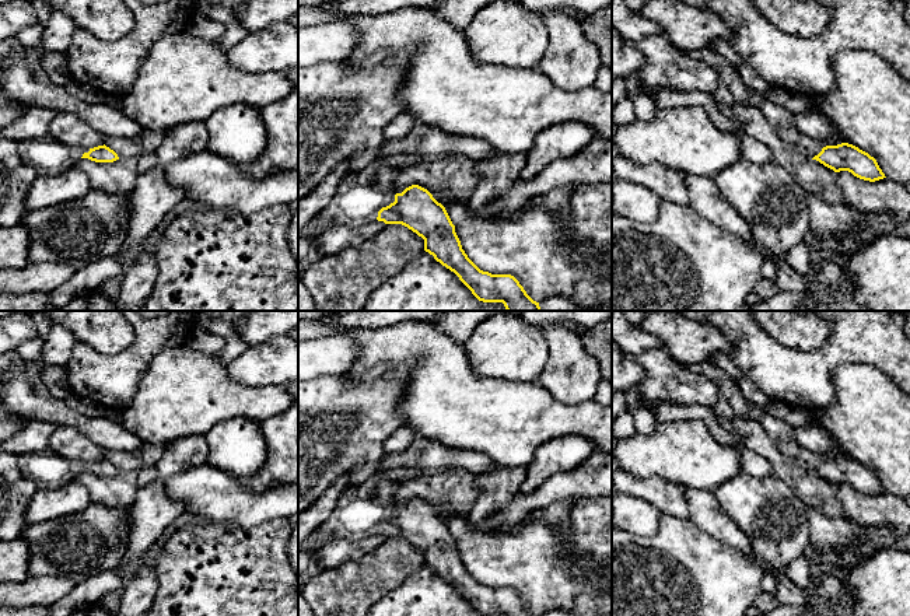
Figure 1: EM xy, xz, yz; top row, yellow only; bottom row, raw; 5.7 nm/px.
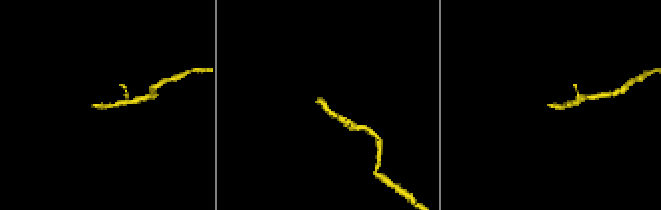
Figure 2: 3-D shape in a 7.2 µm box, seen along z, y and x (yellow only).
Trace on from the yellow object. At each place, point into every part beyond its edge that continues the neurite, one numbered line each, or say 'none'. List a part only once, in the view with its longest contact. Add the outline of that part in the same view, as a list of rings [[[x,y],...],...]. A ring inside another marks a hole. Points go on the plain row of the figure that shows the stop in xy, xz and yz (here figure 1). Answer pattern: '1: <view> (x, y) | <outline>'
1: xz (359, 511) | [[[386,479],[346,487],[323,526],[301,549],[319,552],[335,540],[360,540],[375,535],[378,525],[395,515],[399,487],[399,483]]]

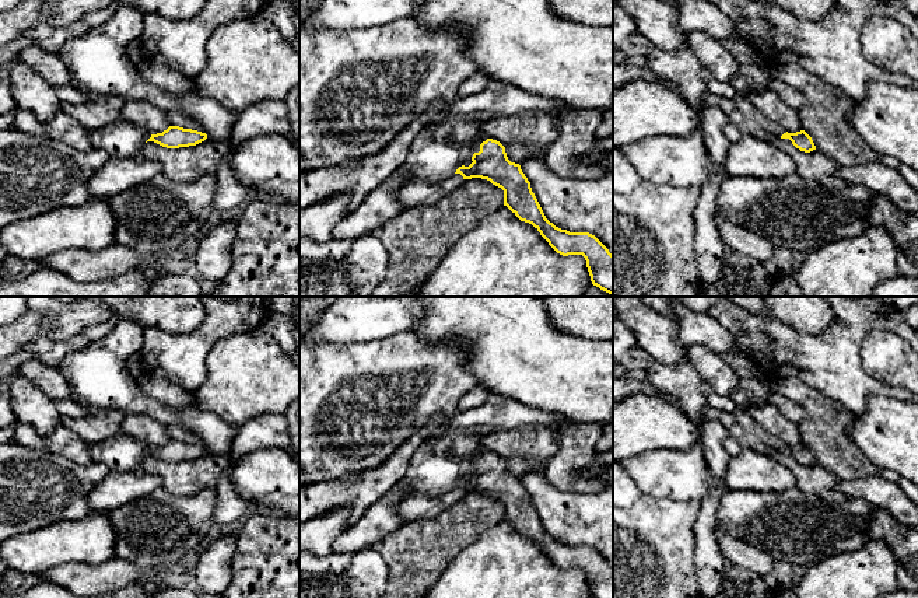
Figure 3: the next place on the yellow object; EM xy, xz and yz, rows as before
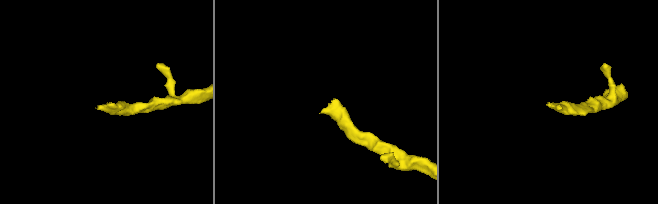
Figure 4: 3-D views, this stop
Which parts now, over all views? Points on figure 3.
1: xz (437, 467) | [[[476,426],[472,429],[477,429],[481,426]],[[453,430],[445,440],[444,438],[435,438],[428,437],[423,445],[416,451],[411,465],[407,469],[407,473],[404,479],[402,480],[409,489],[409,496],[421,493],[425,496],[441,496],[446,492],[452,492],[452,489],[456,486],[459,480],[462,480],[465,476],[470,475],[474,466],[480,465],[480,458],[486,454],[479,454],[479,440],[480,437],[476,434],[472,434],[470,430]]]

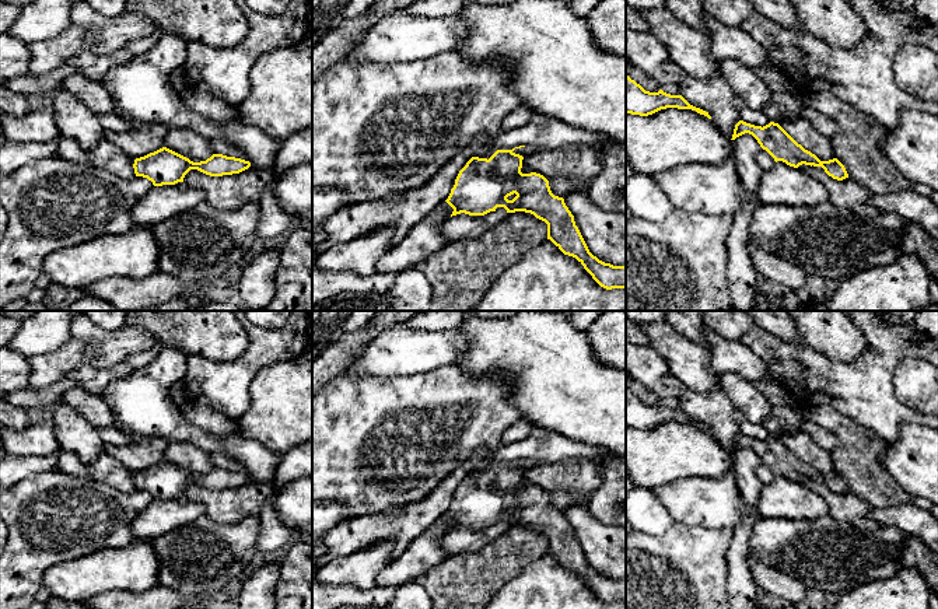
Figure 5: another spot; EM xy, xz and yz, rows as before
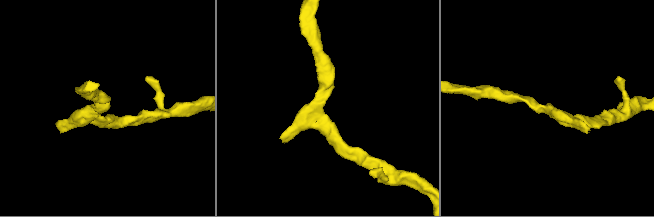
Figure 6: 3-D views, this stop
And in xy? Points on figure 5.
none

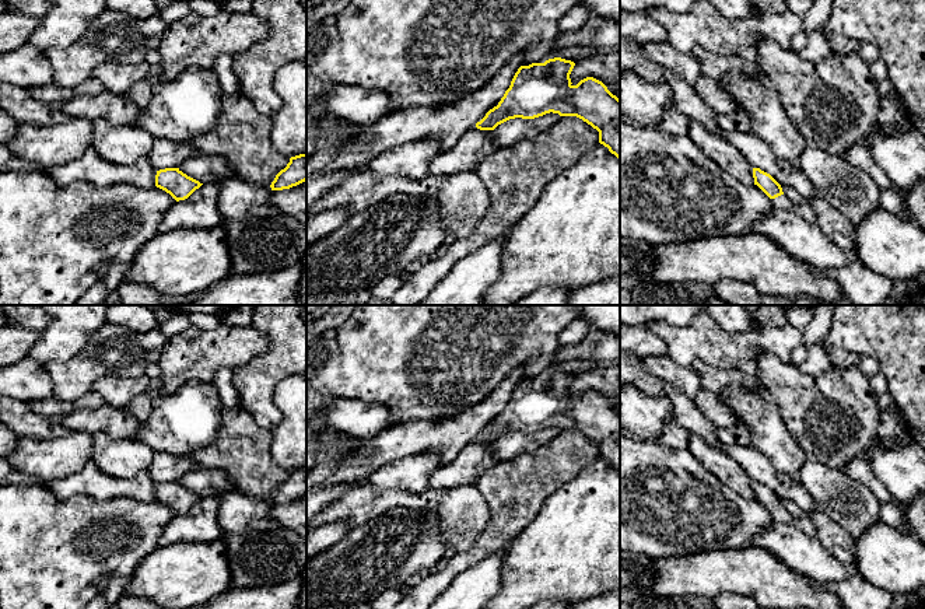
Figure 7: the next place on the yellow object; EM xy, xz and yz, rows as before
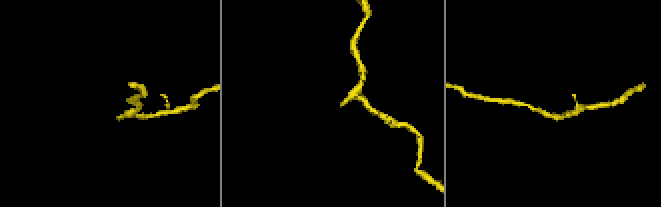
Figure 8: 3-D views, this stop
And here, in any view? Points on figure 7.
1: yz (782, 515) | [[[786,507],[771,512],[771,517],[774,519],[774,522],[779,522],[779,524],[793,524],[792,515],[789,514],[789,511],[786,510]]]

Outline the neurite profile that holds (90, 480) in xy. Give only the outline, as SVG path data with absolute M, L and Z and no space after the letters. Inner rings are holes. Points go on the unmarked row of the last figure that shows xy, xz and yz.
M92 461L66 477L46 482L45 486L57 500L69 500L73 496L83 494L92 500L127 497L139 501L153 501L157 489L147 469L133 479L122 479L101 472Z

